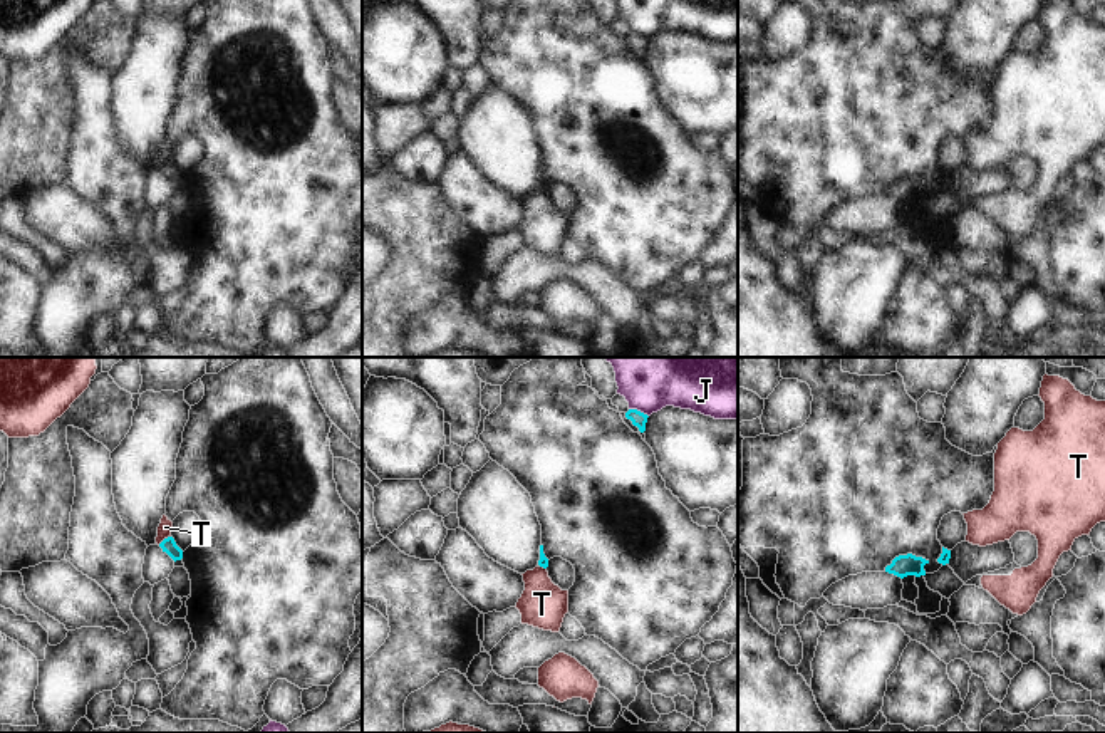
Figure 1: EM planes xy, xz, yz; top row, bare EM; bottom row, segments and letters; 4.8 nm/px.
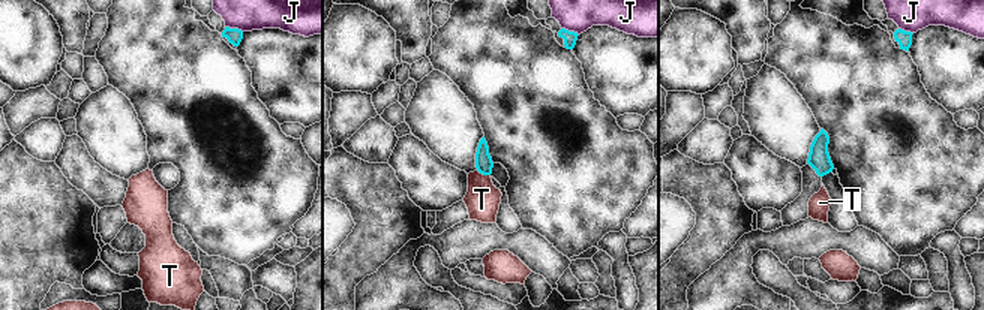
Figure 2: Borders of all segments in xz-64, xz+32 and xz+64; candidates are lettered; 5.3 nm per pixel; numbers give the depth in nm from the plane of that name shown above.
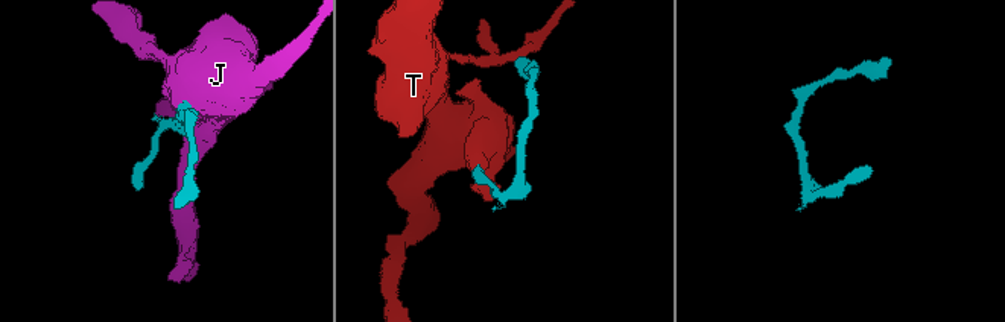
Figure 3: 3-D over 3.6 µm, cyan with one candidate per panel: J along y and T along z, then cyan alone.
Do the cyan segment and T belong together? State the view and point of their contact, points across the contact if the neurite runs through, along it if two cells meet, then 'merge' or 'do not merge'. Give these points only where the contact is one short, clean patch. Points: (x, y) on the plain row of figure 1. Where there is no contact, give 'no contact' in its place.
contact xy (165, 163); border xy (170, 160), (158, 168); do not merge

